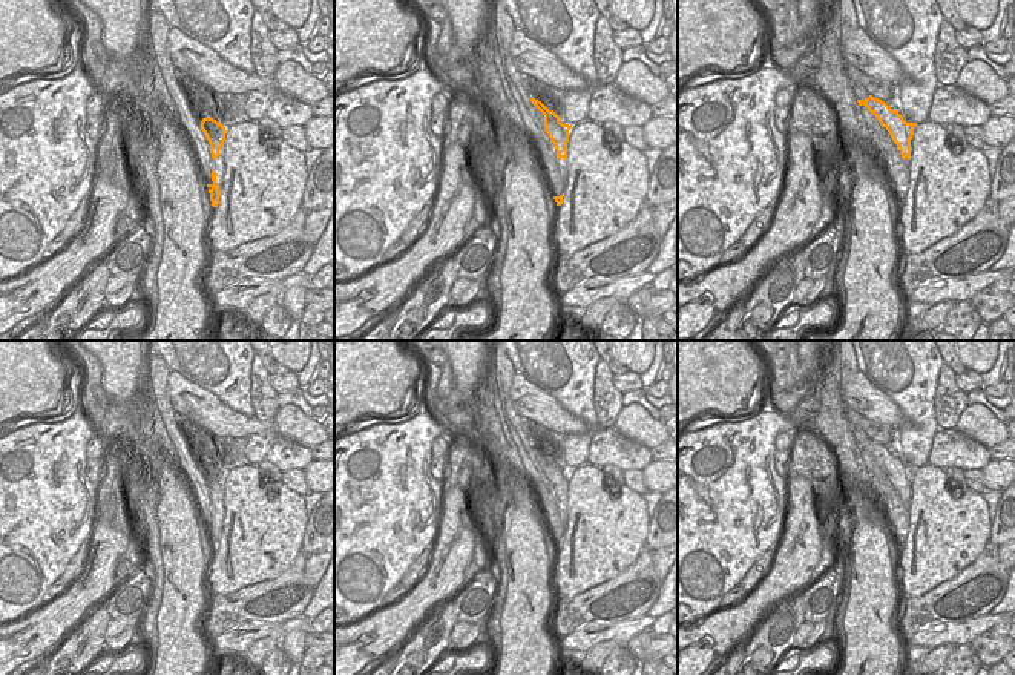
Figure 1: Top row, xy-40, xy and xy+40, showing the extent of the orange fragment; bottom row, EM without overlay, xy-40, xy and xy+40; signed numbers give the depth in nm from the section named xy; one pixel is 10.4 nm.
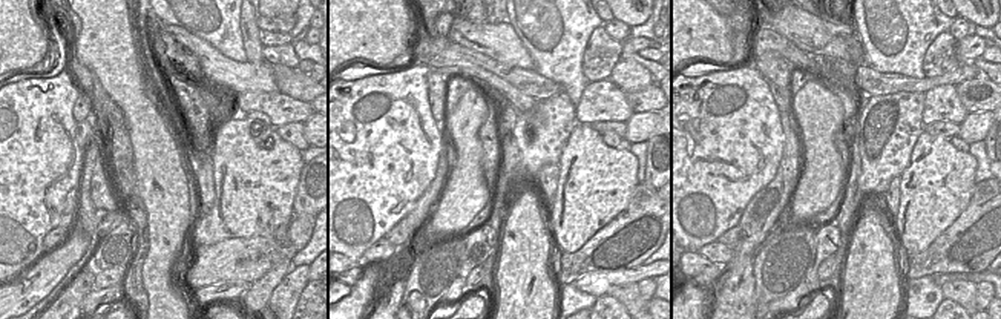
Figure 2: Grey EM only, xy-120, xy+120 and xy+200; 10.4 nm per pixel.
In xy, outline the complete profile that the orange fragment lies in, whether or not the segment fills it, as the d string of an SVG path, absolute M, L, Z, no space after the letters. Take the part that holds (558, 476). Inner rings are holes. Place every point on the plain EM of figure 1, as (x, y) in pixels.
M530 442L532 448L544 459L544 474L557 494L557 505L567 503L569 474L572 469L563 468L560 460L549 454L541 445Z

